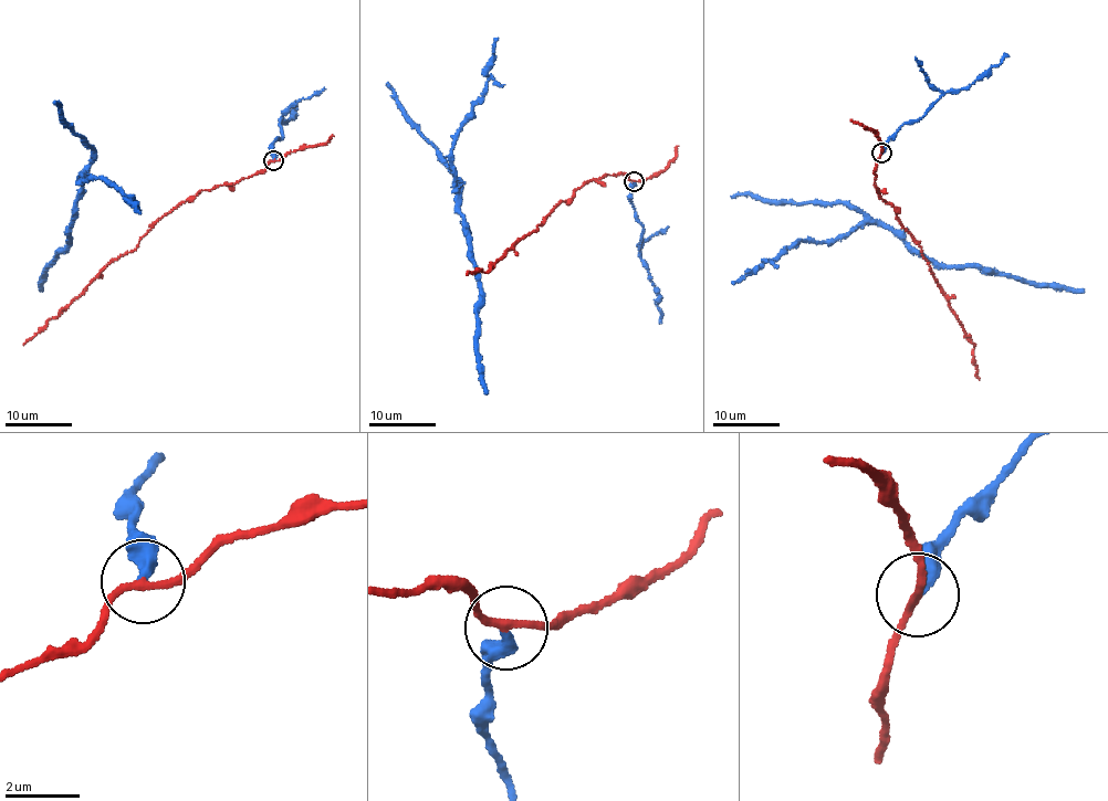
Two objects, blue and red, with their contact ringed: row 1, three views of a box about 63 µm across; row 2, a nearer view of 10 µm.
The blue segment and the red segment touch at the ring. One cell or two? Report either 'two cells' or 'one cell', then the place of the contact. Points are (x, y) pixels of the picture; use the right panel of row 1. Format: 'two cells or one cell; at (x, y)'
two cells; at (881, 153)

